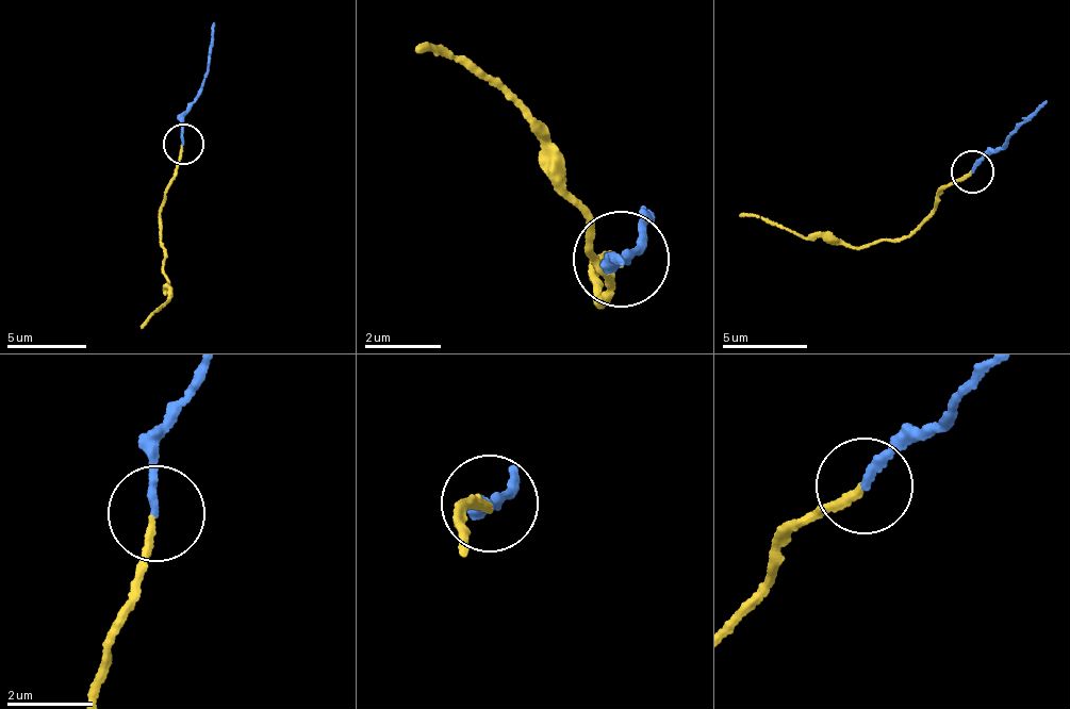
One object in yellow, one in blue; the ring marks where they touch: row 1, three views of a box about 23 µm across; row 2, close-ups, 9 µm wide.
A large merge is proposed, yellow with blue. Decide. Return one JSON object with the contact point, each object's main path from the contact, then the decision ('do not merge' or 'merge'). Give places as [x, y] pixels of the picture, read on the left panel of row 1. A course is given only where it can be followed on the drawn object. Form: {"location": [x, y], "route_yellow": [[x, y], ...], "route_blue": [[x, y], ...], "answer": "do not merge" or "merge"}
{"location": [183, 144], "route_yellow": [[182, 144], [160, 219], [170, 283], [169, 300], [163, 301], [142, 327]], "route_blue": [[182, 144], [180, 132], [208, 62], [212, 22]], "answer": "merge"}

